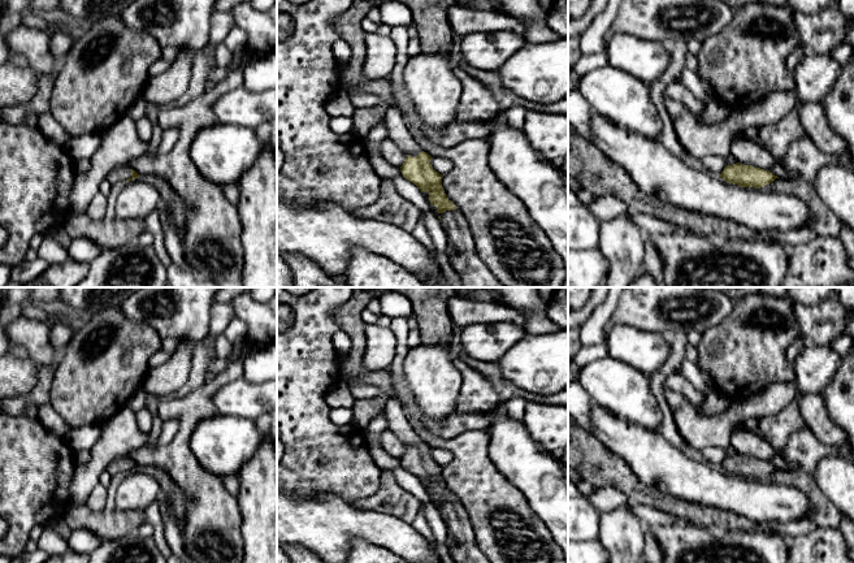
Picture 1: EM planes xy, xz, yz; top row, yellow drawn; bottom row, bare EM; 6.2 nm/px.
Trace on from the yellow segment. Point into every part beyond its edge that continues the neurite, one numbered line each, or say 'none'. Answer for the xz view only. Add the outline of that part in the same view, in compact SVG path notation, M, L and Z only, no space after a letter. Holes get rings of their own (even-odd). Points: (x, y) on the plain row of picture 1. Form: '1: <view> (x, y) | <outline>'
1: xz (397, 421) | M395 397L385 402L380 413L386 417L387 429L390 429L406 446L416 449L421 443L417 433L408 424L402 406Z
2: xz (465, 550) | M456 499L442 504L441 515L456 545L450 550L456 563L490 563L474 541L473 528L465 508Z

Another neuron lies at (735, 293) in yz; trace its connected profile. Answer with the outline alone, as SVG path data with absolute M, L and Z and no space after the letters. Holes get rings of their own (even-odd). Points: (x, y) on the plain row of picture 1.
M694 287L698 290L718 290L731 296L734 302L745 298L746 295L758 294L760 287Z

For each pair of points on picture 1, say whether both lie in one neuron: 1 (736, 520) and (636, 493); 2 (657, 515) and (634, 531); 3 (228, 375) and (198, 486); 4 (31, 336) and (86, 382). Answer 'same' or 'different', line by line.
1: same
2: different
3: same
4: different

